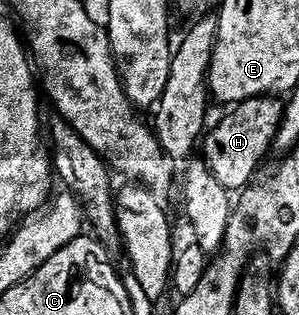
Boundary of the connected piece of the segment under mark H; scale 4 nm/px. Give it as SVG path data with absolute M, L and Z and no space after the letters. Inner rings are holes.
M256 95L244 99L241 103L232 104L231 109L226 110L229 112L214 127L212 124L204 132L203 158L211 173L215 173L215 181L219 181L219 185L223 185L226 189L240 189L257 174L262 166L261 158L264 157L265 150L270 150L274 146L282 108L283 103L280 98L273 95Z

